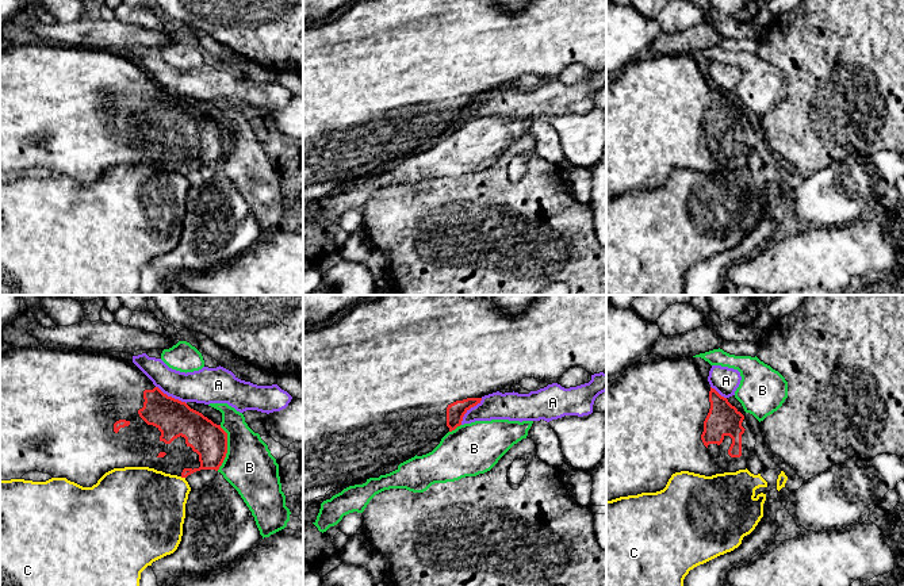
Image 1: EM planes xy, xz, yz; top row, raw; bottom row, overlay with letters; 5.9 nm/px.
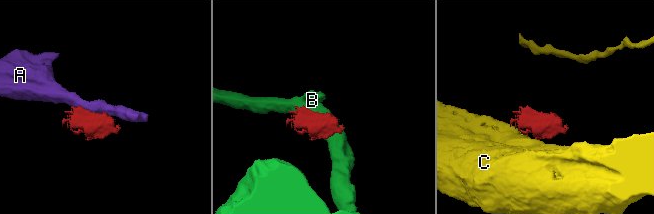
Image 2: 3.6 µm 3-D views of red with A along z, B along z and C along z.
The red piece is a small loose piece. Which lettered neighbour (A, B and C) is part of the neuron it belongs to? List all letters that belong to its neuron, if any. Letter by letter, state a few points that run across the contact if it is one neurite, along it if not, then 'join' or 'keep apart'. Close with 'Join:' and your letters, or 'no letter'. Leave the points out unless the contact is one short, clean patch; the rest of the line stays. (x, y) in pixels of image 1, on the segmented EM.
A: xz (482, 398), (464, 414), (460, 424) | keep apart
B: keep apart
C: xy (180, 477), (184, 478) | keep apart
Join: no letter

